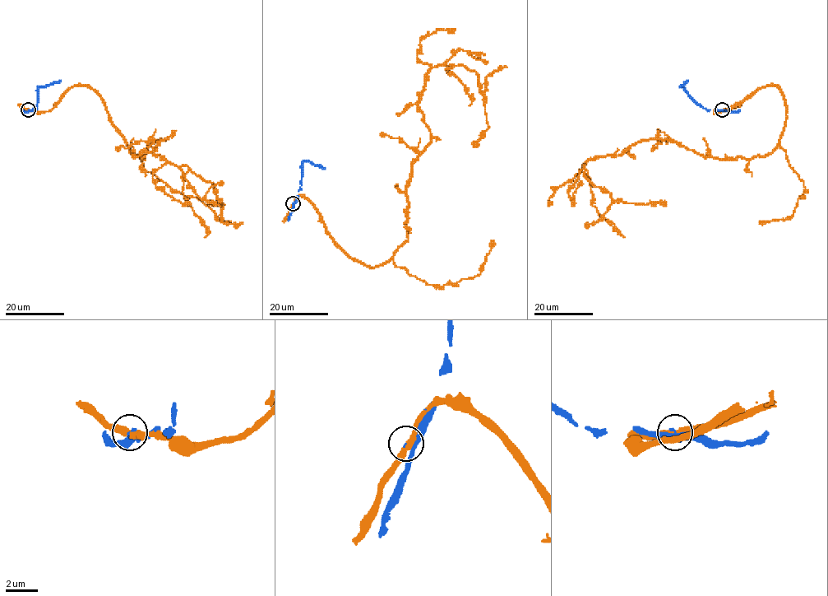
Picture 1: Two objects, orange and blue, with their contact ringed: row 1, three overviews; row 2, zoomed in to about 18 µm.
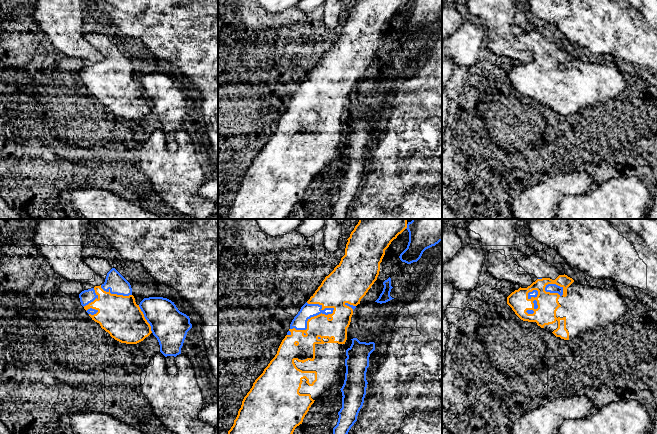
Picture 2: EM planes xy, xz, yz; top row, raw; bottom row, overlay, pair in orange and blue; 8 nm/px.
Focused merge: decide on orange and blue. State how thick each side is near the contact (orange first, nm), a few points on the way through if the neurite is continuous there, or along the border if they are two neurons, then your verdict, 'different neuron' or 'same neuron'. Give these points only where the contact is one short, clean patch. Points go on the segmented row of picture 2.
180/120 nm | different neuron

